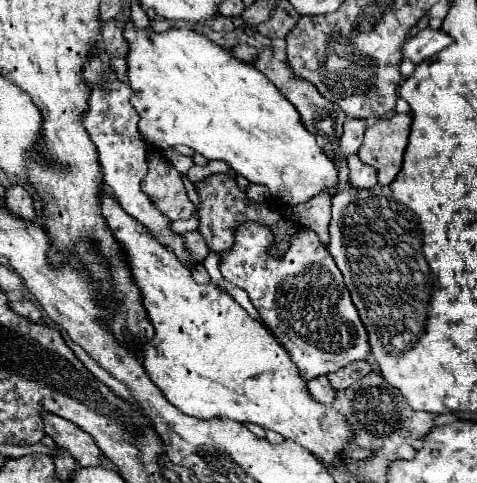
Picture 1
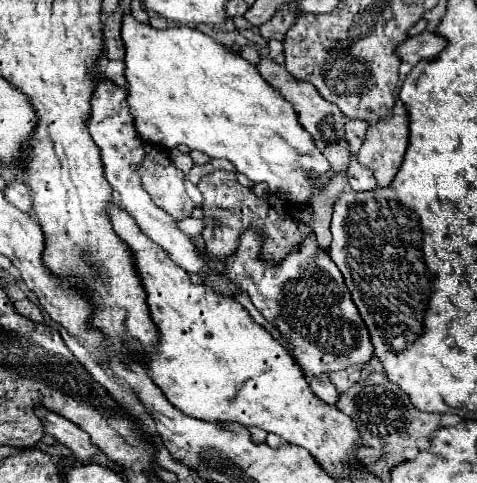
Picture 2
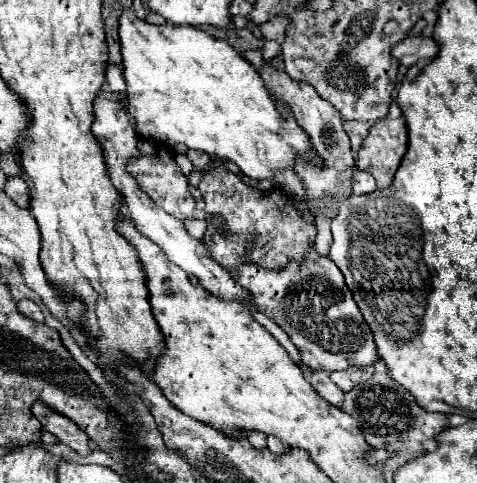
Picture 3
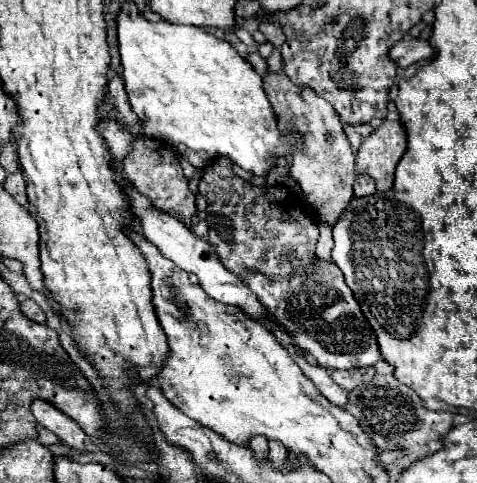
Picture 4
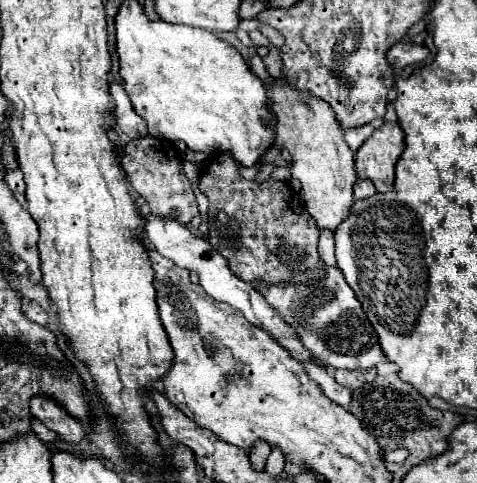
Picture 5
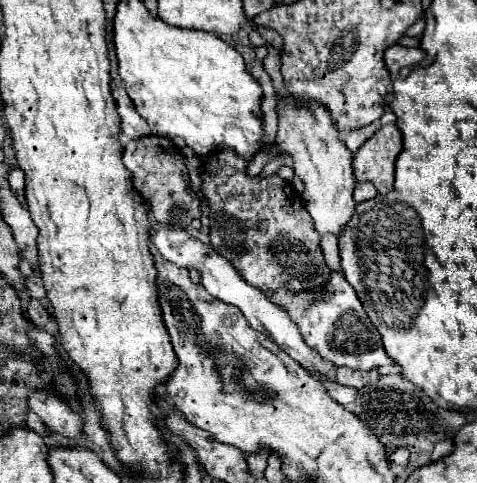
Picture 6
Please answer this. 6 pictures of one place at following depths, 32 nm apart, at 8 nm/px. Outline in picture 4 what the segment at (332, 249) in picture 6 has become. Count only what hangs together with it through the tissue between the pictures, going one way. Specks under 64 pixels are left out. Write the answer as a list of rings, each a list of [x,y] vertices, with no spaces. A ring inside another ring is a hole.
[[[315,218],[316,224],[318,224],[318,230],[320,230],[320,236],[318,236],[318,244],[316,244],[316,254],[318,258],[324,258],[324,260],[332,260],[330,258],[330,250],[332,250],[332,230],[330,226],[326,224],[320,224],[320,220]]]

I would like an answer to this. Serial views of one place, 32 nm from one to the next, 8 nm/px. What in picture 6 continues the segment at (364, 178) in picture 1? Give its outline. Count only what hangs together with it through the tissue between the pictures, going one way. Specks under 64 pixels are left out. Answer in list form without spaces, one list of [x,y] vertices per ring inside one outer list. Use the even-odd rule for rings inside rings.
[[[356,182],[356,188],[354,188],[354,200],[356,202],[362,202],[362,200],[368,200],[368,198],[374,198],[376,196],[376,188],[368,182]]]

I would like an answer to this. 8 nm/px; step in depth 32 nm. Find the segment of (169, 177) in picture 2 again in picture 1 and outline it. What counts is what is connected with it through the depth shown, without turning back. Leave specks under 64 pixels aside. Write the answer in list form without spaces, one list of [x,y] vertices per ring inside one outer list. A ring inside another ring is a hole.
[[[148,148],[148,176],[142,180],[142,188],[154,208],[164,212],[170,220],[194,216],[196,206],[186,194],[182,174],[176,172],[154,148]]]

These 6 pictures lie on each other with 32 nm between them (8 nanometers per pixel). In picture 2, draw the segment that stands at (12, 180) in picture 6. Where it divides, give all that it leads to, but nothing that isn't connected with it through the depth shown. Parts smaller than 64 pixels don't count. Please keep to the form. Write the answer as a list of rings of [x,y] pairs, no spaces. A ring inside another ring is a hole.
[[[14,180],[6,186],[4,190],[4,196],[8,196],[8,202],[24,212],[30,212],[32,210],[32,198],[30,198],[30,190],[24,182],[20,180]]]

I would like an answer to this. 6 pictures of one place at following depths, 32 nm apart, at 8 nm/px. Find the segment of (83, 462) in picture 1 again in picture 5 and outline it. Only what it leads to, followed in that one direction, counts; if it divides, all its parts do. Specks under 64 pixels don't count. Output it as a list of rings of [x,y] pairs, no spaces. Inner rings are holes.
[[[36,396],[34,400],[30,400],[30,412],[46,428],[62,436],[68,444],[80,444],[82,438],[86,436],[82,424],[76,418],[72,418],[64,408],[60,408],[52,398]]]

